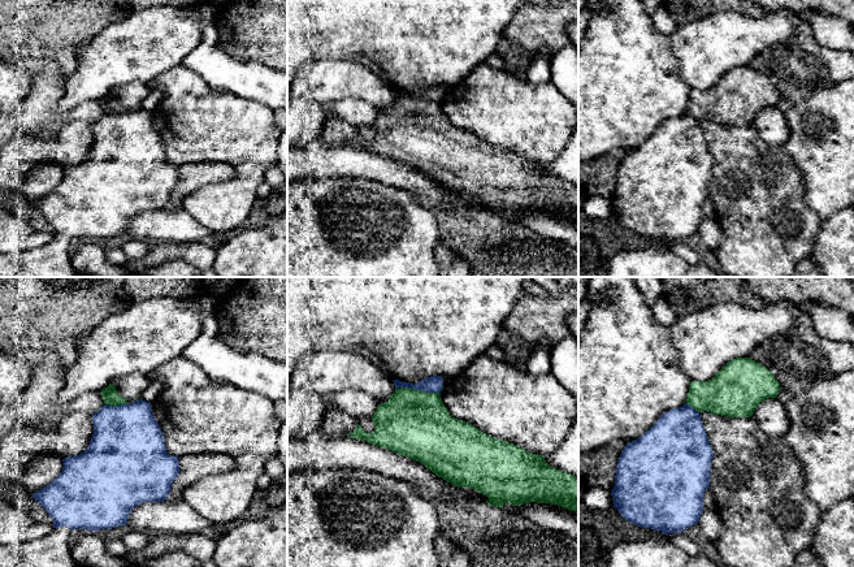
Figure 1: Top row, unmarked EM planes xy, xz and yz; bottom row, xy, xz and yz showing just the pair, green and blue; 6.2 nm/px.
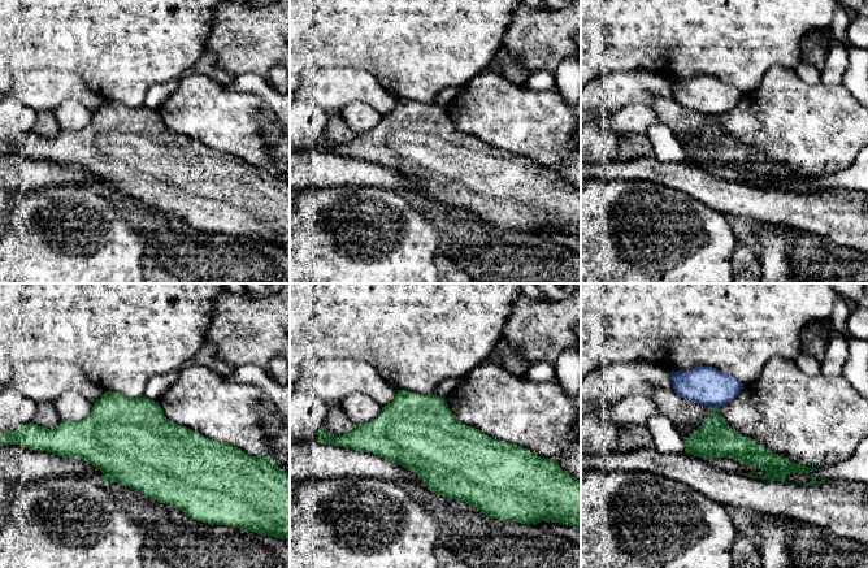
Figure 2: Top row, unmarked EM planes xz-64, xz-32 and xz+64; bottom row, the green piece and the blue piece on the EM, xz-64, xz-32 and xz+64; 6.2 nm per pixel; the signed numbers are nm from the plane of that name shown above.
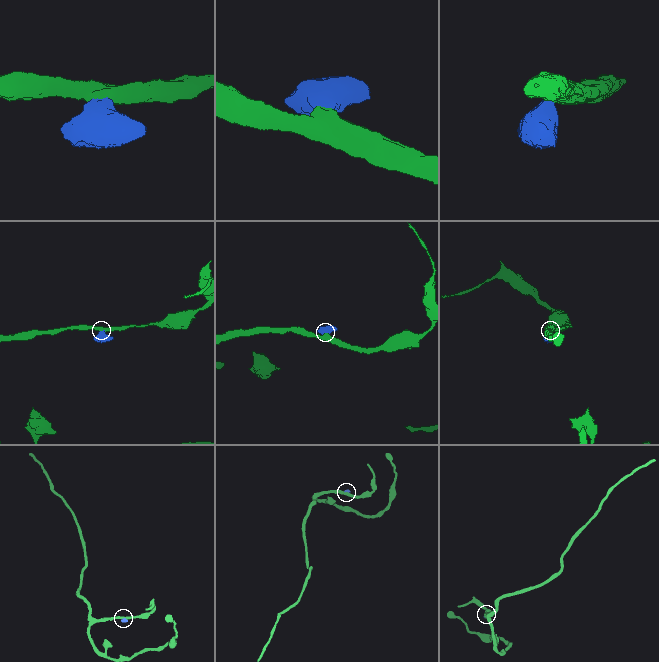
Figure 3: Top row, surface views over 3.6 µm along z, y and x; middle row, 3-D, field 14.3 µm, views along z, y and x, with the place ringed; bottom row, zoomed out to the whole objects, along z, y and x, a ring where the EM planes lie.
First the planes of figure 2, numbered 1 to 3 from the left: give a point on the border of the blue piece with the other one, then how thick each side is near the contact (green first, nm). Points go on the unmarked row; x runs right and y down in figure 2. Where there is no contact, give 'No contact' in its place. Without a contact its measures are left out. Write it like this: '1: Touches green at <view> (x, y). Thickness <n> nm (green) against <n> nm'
1: No contact
2: Touches green at xz-32 (433, 103). Thickness 460 nm (green) against 20 nm
3: Touches green at xz+64 (714, 116). Thickness 30 nm (green) against 240 nm

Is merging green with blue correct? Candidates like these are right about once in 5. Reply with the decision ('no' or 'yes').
no

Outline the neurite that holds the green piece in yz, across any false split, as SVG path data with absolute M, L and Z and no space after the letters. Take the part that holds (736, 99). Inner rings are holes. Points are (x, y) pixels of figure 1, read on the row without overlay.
M737 66L708 90L690 90L686 112L698 121L750 126L760 111L776 107L780 99L771 79L751 66Z

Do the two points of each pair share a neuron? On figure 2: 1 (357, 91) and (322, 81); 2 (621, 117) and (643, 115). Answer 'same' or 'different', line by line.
1: same
2: same

